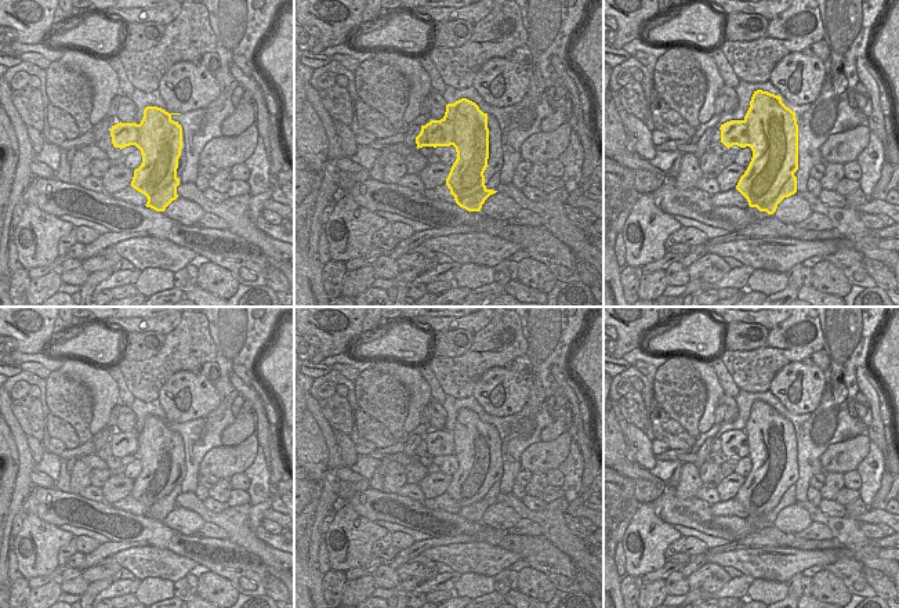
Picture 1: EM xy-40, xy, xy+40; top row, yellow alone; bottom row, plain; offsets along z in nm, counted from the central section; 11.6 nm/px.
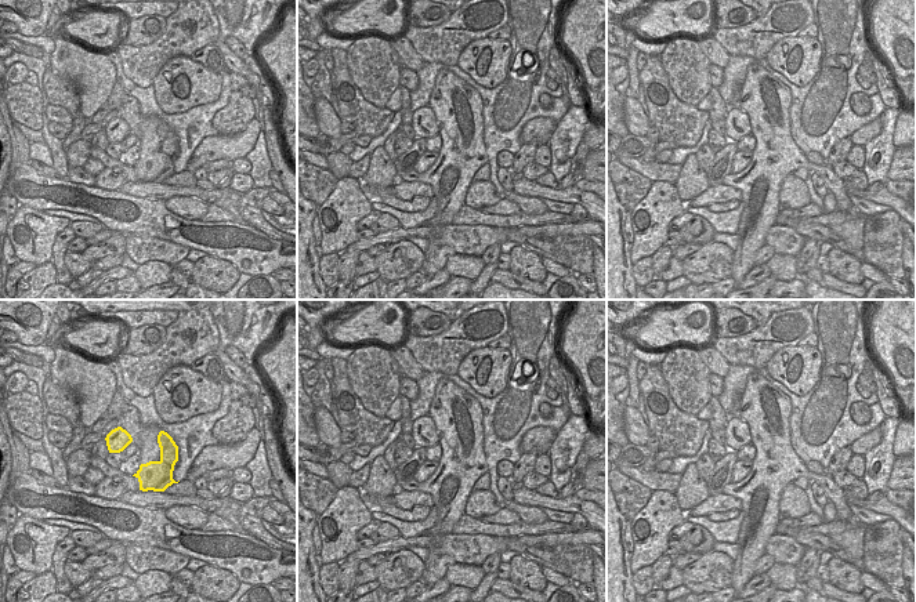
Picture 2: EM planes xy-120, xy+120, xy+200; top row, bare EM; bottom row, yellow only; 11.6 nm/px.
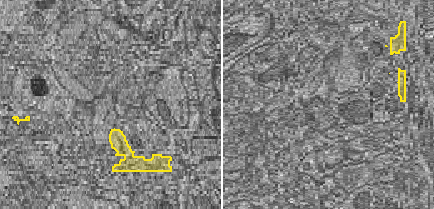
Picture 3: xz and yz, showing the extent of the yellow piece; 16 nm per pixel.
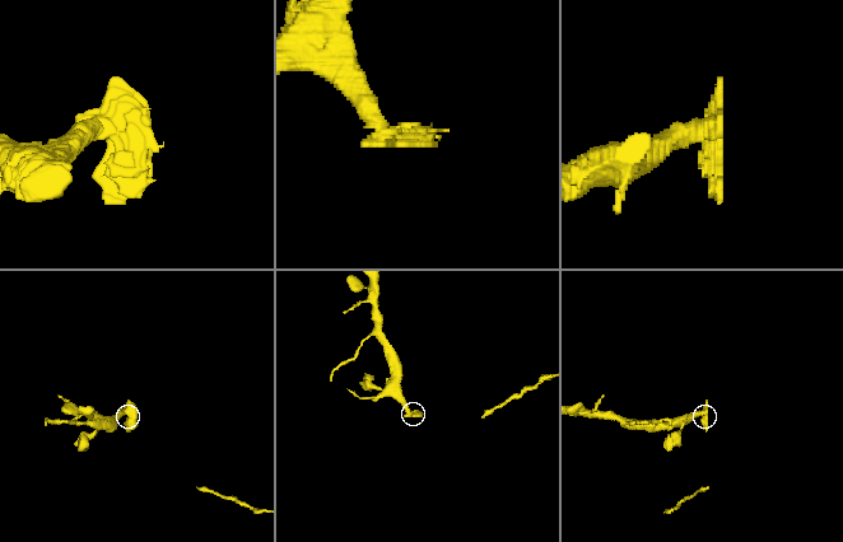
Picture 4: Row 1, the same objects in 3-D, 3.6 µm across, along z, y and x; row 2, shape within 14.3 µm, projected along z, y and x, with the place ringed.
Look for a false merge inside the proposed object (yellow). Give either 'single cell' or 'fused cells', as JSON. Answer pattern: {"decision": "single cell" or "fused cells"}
{"decision": "single cell"}

